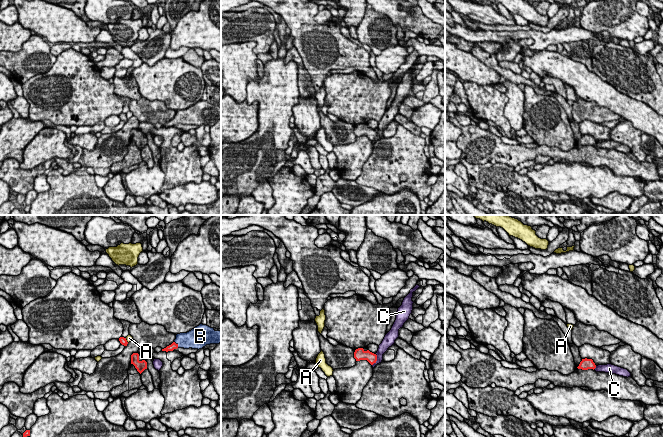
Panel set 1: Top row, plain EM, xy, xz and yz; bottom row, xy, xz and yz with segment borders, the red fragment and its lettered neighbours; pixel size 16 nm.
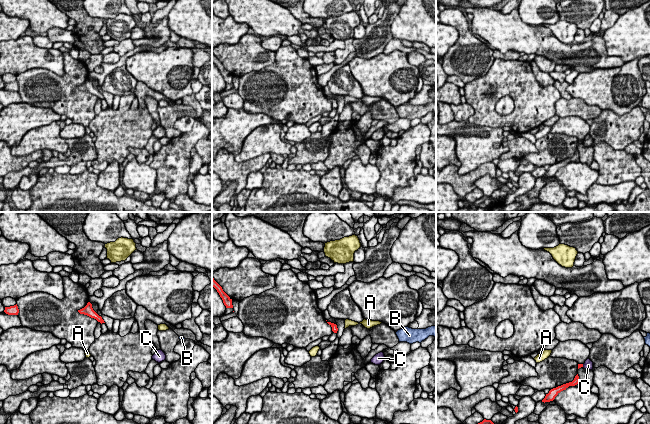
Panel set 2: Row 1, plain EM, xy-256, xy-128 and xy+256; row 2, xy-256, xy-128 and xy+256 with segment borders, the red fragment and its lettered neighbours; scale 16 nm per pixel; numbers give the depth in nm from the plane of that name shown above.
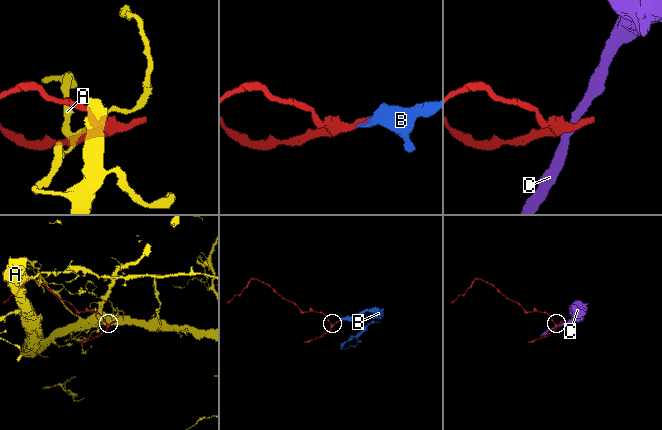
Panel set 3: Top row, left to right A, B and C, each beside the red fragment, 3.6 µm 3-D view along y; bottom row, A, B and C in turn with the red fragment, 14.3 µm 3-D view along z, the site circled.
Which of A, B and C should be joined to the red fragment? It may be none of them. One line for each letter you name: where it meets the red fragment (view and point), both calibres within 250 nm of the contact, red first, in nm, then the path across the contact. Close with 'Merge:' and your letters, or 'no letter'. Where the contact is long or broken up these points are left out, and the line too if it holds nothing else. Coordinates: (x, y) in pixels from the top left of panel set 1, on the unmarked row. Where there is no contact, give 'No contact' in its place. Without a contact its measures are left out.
B: Touches red at xy (176, 120). Thickness 100 nm (red) against 260 nm. Path across: xy (173, 122), (176, 120), (182, 116), (190, 115)
Merge: B

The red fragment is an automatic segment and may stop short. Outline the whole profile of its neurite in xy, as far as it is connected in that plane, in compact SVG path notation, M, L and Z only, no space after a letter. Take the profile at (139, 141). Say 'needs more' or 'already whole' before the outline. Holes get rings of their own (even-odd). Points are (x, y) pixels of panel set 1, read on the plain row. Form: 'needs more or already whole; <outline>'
already whole; M133 129L131 131L131 140L135 142L137 147L141 150L145 145L147 145L147 138L145 136L139 136L139 130Z

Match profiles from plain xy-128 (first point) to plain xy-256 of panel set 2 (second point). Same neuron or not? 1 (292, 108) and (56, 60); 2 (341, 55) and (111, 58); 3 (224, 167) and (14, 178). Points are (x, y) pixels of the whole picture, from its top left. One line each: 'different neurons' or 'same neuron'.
1: different neurons
2: different neurons
3: different neurons

